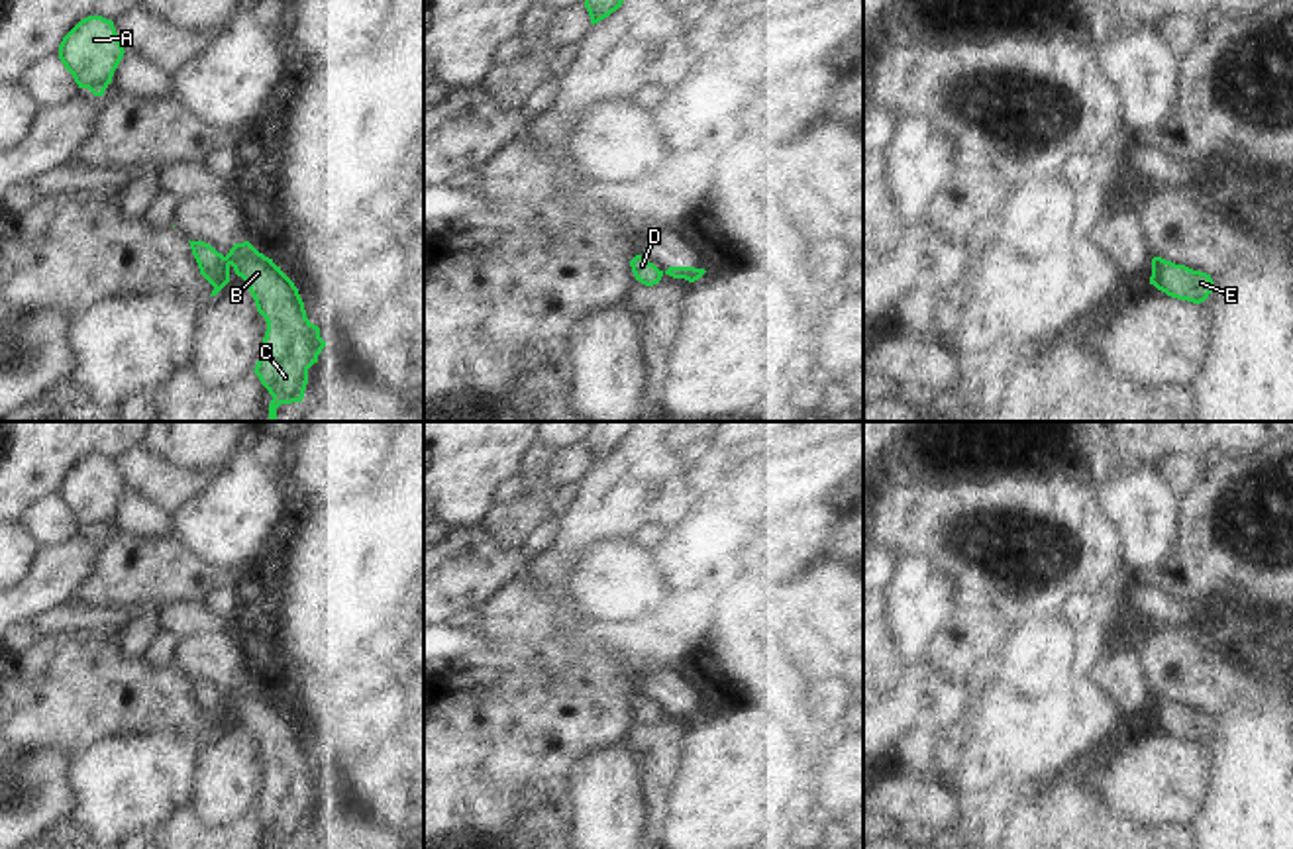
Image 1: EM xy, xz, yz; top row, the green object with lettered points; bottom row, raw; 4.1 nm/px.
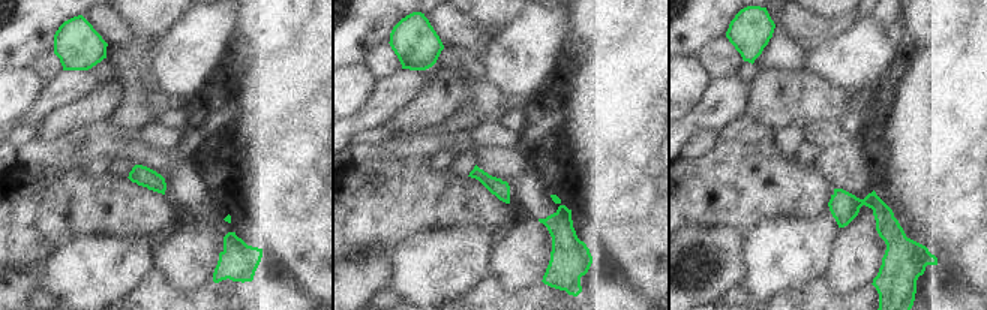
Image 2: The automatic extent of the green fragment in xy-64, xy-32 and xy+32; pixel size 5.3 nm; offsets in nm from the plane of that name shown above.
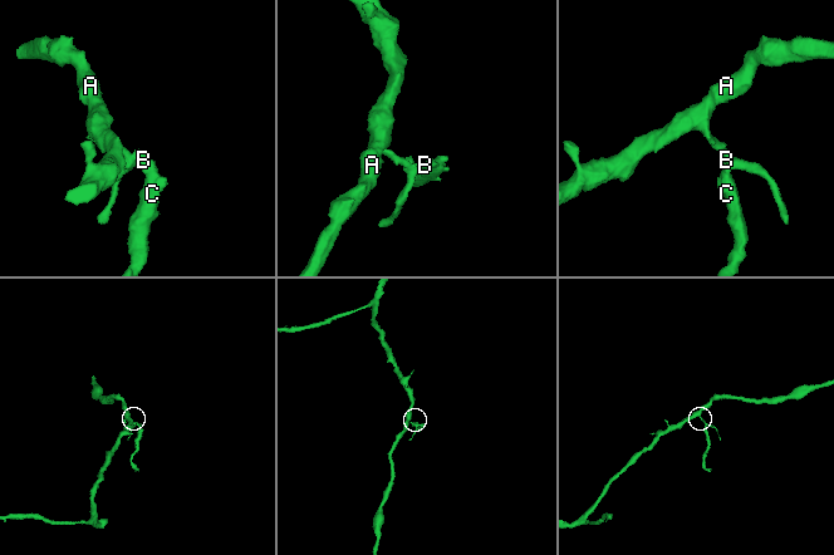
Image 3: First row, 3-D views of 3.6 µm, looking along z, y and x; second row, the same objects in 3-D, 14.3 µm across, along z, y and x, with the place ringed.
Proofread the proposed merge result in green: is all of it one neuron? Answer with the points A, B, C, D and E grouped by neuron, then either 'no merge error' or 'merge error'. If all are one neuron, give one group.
A D E / B C; merge error

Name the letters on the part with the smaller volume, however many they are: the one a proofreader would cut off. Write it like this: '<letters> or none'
B, C

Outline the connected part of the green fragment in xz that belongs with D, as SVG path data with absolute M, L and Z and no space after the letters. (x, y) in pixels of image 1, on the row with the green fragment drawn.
M636 255L630 261L630 267L632 267L632 273L634 273L636 280L640 280L646 286L657 284L663 276L663 271L659 271L653 263L644 259L642 255Z

